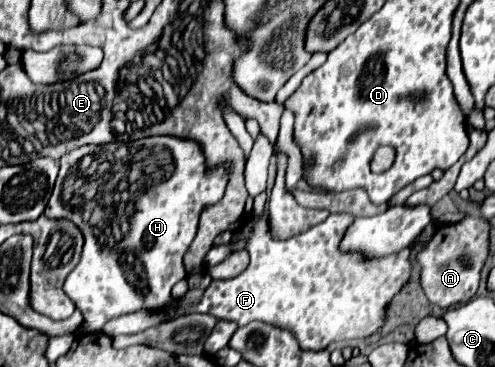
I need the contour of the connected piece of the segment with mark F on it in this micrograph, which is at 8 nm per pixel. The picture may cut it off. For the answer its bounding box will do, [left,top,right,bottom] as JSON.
[103,213,411,351]

